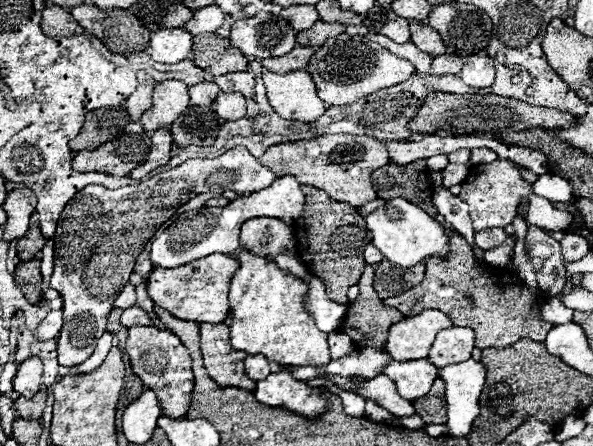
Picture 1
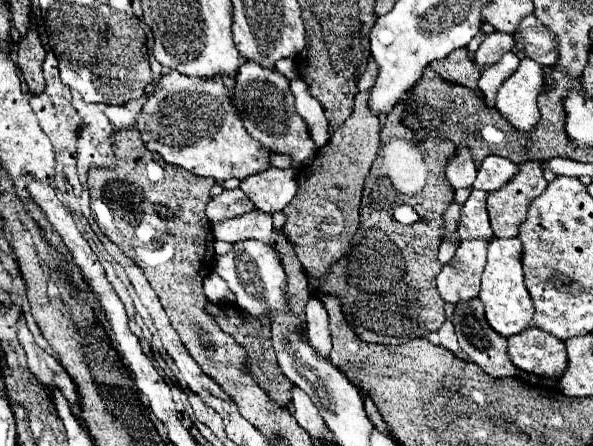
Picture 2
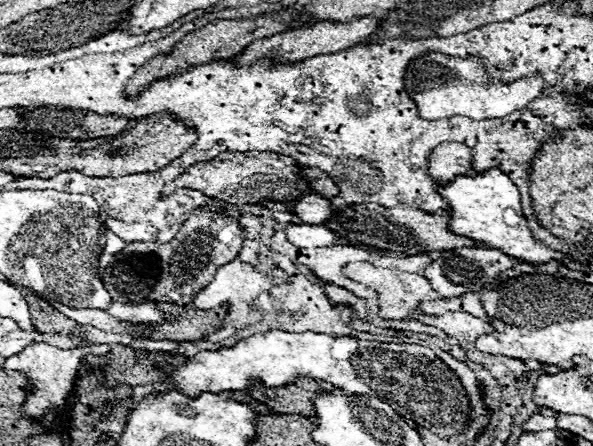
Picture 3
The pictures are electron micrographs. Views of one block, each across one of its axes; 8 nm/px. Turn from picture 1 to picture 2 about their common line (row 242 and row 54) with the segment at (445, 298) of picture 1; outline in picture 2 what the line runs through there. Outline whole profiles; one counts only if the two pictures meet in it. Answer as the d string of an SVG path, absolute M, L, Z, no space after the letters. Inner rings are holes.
M460 48L456 52L452 52L452 56L446 56L444 60L434 60L430 66L444 80L458 82L458 84L474 90L476 94L480 94L480 98L484 98L484 94L478 90L480 70L468 58L468 50L466 48Z

